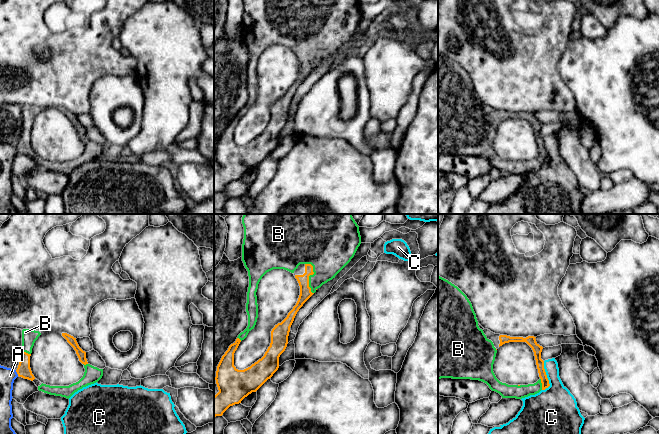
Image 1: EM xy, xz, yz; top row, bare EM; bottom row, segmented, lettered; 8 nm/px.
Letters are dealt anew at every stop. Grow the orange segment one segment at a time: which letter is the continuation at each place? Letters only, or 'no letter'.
B

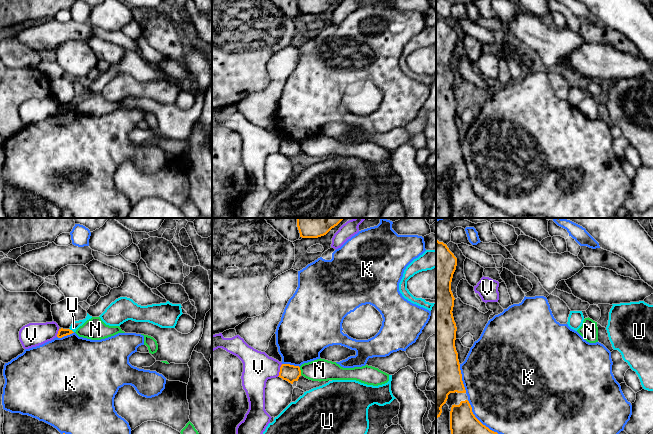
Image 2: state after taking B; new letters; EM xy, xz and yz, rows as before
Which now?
no letter

